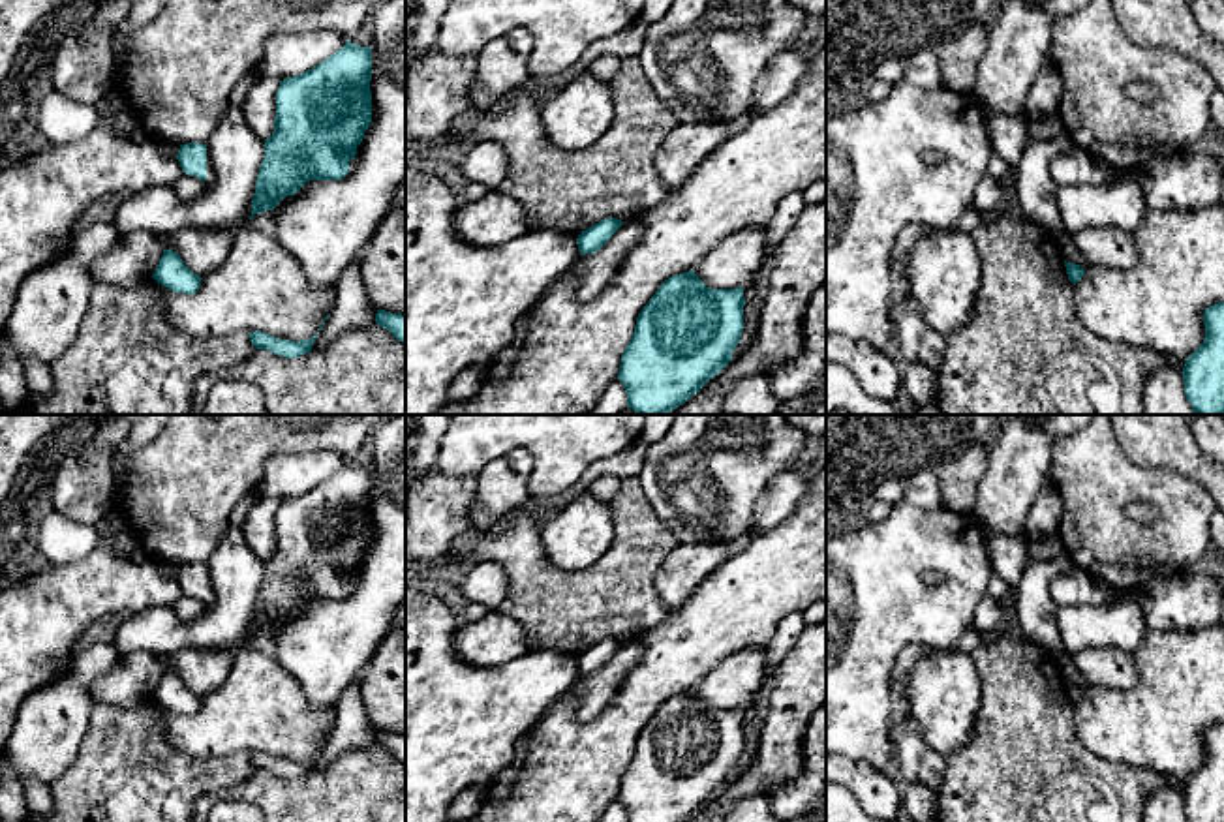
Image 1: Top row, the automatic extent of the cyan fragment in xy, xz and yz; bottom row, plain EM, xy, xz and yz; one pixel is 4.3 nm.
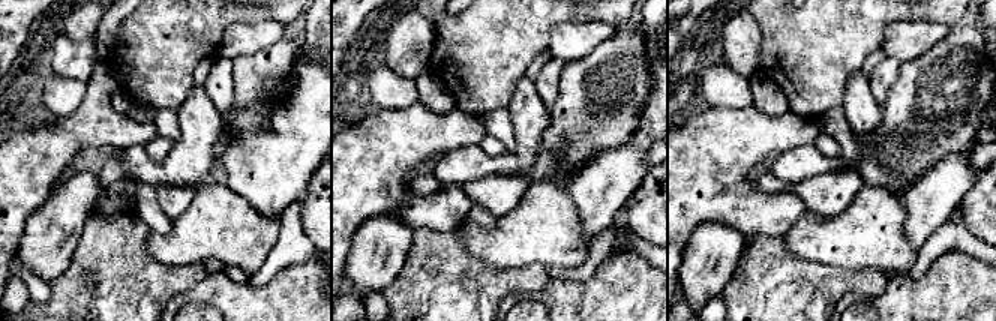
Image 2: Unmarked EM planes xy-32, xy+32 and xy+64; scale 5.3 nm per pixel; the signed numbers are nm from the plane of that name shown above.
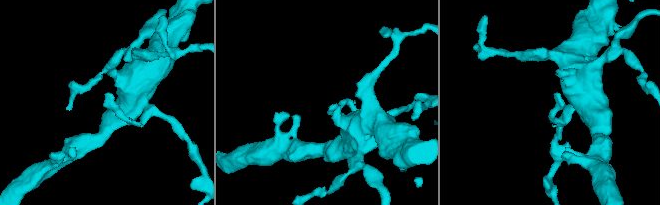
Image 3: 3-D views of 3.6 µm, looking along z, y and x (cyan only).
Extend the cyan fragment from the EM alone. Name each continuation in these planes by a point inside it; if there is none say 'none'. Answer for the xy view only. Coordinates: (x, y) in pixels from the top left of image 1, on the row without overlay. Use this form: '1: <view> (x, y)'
1: xy (211, 590)

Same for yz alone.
none

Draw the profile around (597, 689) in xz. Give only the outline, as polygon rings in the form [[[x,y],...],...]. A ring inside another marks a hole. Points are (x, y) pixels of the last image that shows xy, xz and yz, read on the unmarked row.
[[[638,638],[627,640],[599,672],[580,676],[578,719],[593,719],[606,708],[640,657]]]

